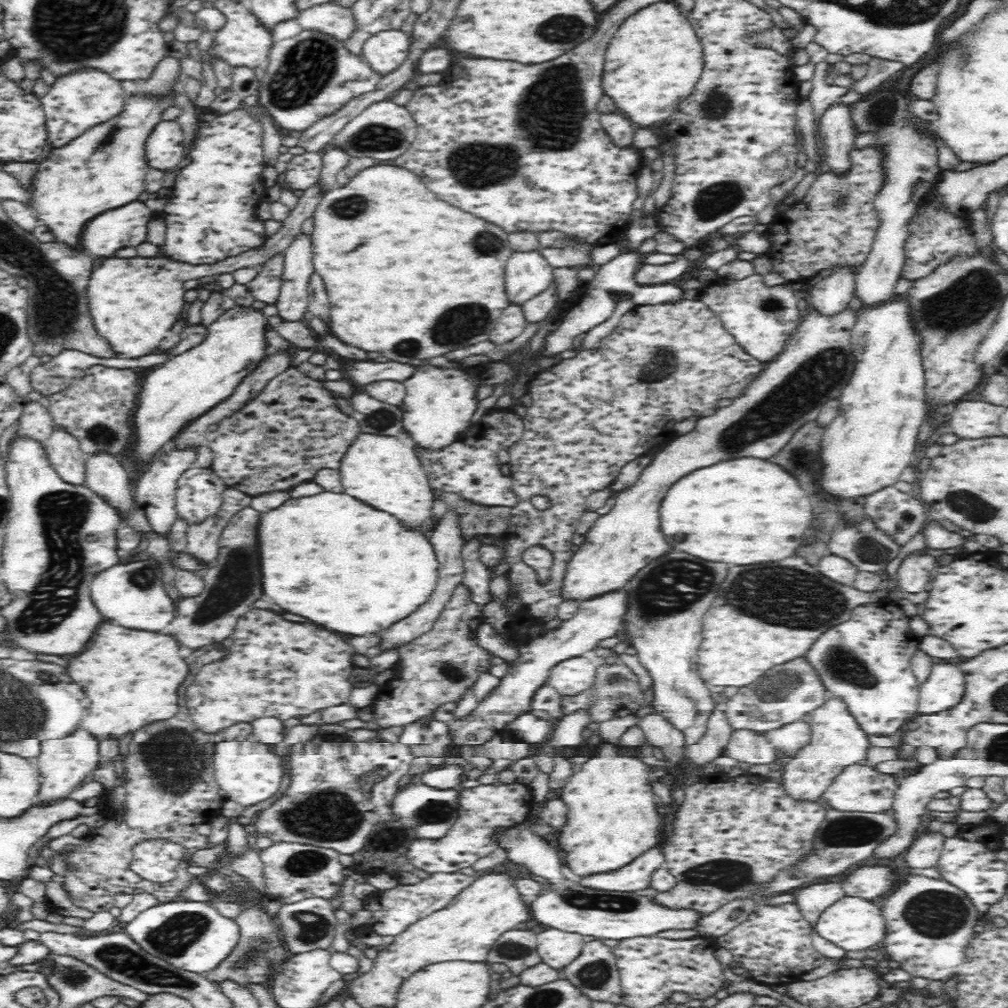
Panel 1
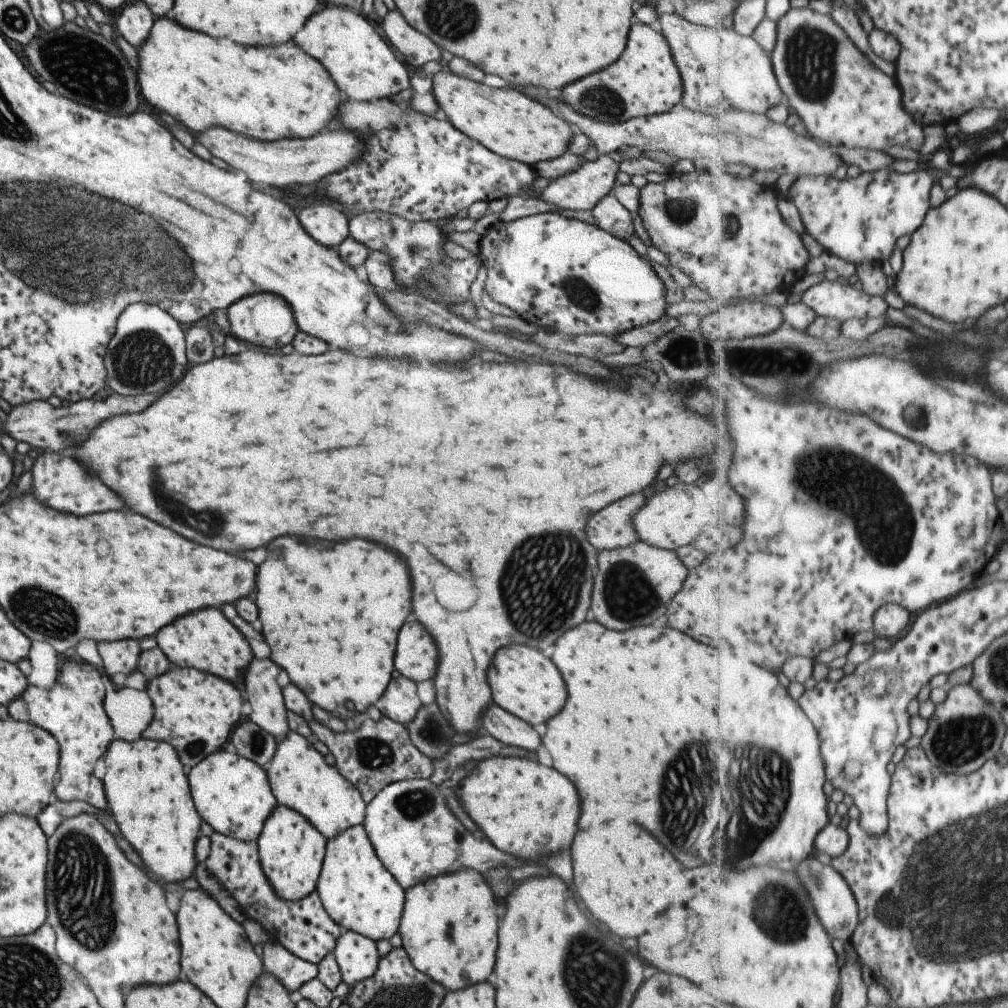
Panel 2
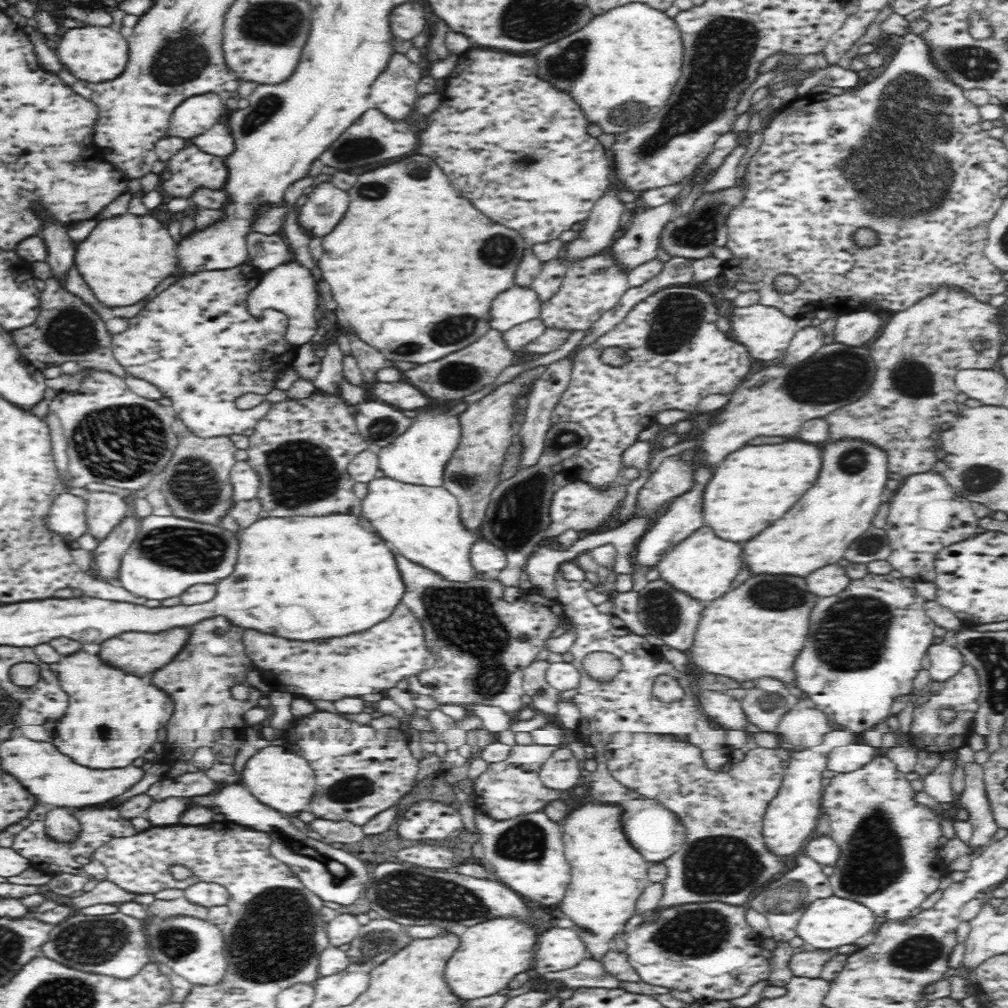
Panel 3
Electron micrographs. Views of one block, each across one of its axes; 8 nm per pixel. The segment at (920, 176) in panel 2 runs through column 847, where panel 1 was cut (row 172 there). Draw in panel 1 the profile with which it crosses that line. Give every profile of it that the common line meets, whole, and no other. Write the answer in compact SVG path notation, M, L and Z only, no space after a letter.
M250 107L230 112L199 111L198 132L190 148L190 164L176 174L172 196L166 199L162 218L166 220L166 244L163 254L190 265L212 264L260 246L266 239L264 221L257 217L256 206L265 200L264 183L260 178L266 165L262 157L263 126L252 115Z

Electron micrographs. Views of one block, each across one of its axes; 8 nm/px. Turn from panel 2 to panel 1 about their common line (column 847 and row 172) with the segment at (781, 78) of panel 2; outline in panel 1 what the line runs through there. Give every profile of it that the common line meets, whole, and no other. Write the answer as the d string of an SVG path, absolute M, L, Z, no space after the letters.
M131 95L118 116L89 128L68 144L53 148L48 158L36 161L38 168L27 190L26 203L38 222L48 227L52 241L86 251L81 236L95 216L138 201L145 190L146 173L151 169L145 157L146 139L173 98L174 95L163 99Z

